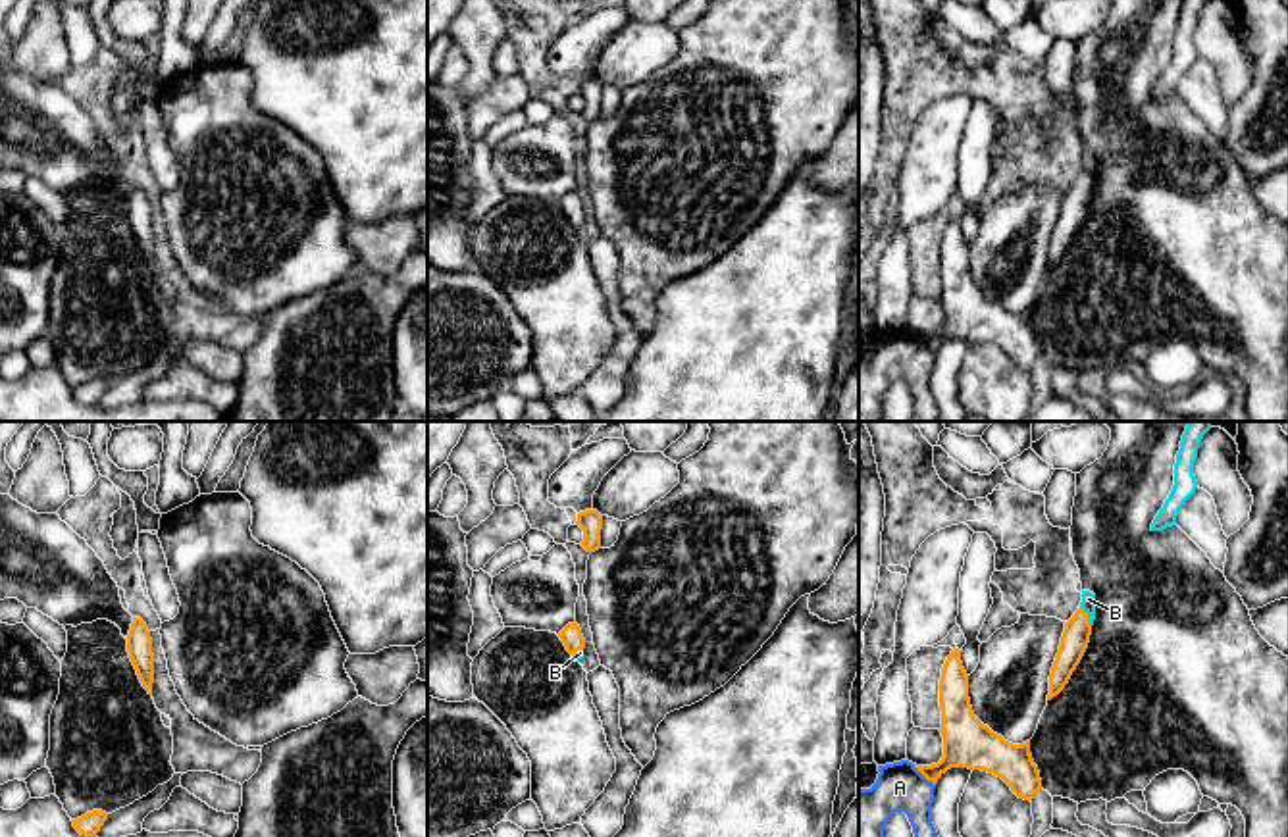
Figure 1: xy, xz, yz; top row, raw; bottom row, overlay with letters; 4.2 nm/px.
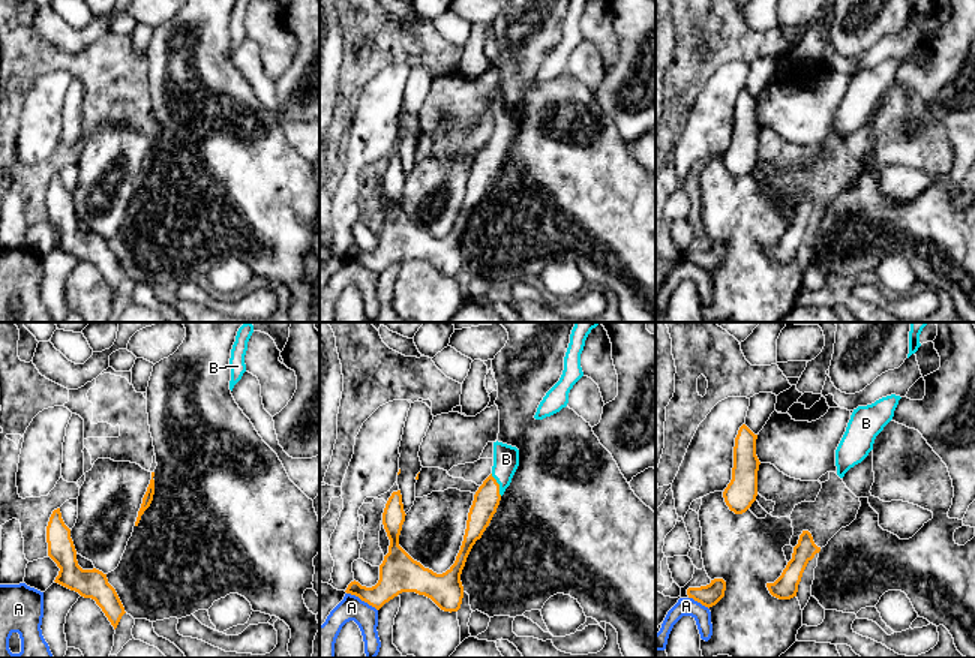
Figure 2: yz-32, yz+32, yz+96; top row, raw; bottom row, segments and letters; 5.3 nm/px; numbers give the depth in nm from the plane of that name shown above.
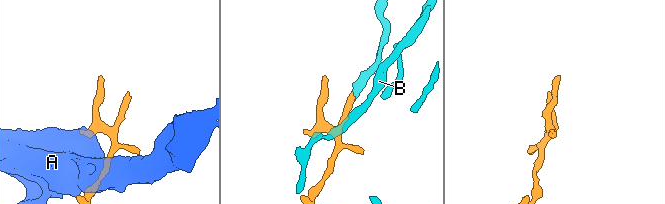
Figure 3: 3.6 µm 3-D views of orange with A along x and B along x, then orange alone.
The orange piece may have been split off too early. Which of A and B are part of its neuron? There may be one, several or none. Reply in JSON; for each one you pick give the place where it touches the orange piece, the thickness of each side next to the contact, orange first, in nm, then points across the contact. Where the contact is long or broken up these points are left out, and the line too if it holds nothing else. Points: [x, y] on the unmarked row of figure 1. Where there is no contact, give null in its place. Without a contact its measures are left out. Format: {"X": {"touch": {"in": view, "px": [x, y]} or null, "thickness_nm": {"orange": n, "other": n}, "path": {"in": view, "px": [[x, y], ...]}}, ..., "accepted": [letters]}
{"B": {"touch": {"in": "yz", "px": [1086, 185]}, "thickness_nm": {"orange": 120, "other": 60}, "path": {"in": "yz", "px": [[1075, 208], [1086, 185], [1088, 168]]}}, "accepted": ["B"]}

